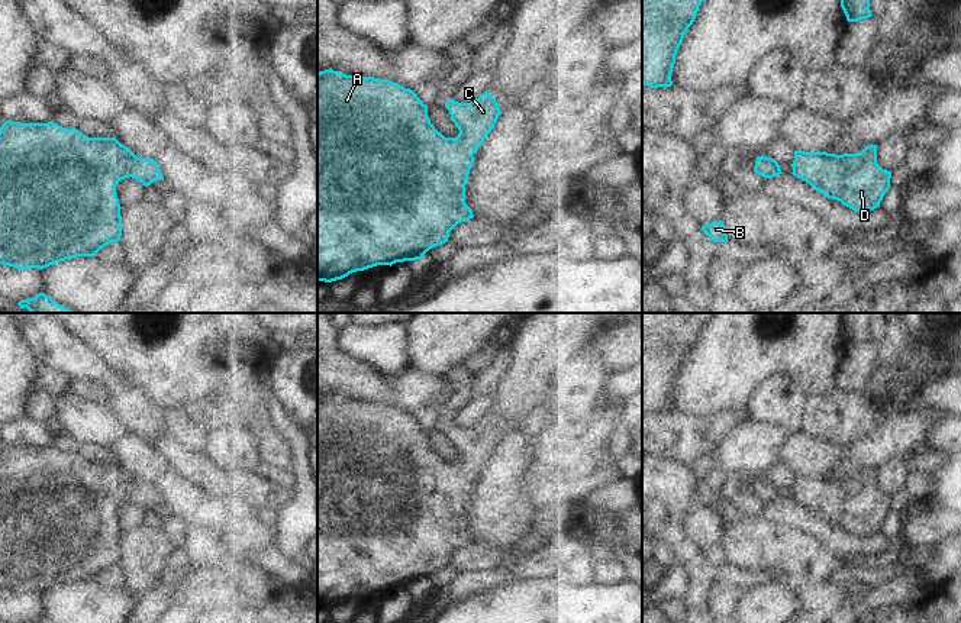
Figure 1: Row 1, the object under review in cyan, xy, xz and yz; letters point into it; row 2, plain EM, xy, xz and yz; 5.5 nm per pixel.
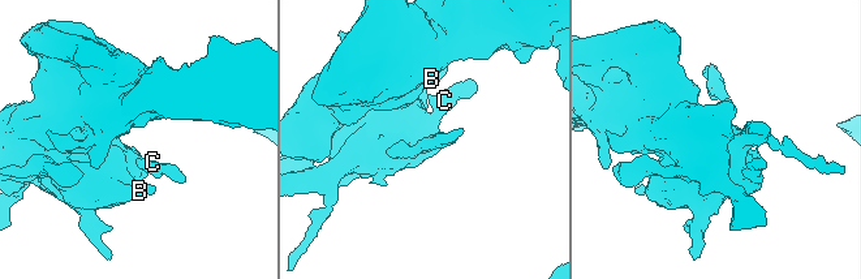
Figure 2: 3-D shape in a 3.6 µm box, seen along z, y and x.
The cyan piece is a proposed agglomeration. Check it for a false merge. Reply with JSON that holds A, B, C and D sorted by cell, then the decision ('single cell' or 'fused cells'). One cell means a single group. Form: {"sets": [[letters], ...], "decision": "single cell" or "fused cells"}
{"sets": [["A", "B", "C", "D"]], "decision": "single cell"}

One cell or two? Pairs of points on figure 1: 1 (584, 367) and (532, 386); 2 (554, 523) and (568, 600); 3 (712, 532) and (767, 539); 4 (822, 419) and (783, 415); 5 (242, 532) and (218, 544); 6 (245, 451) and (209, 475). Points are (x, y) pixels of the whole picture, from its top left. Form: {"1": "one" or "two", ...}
{"1": "two", "2": "two", "3": "two", "4": "two", "5": "one", "6": "two"}

